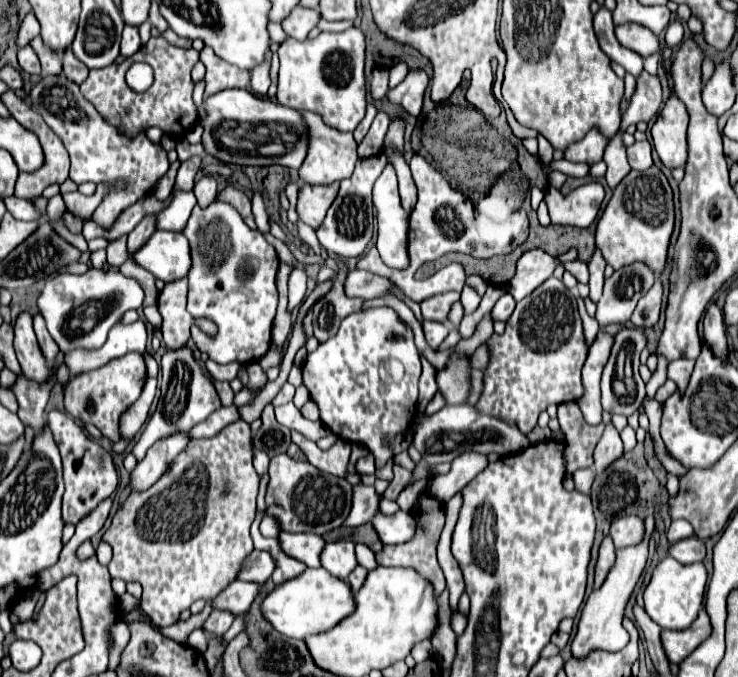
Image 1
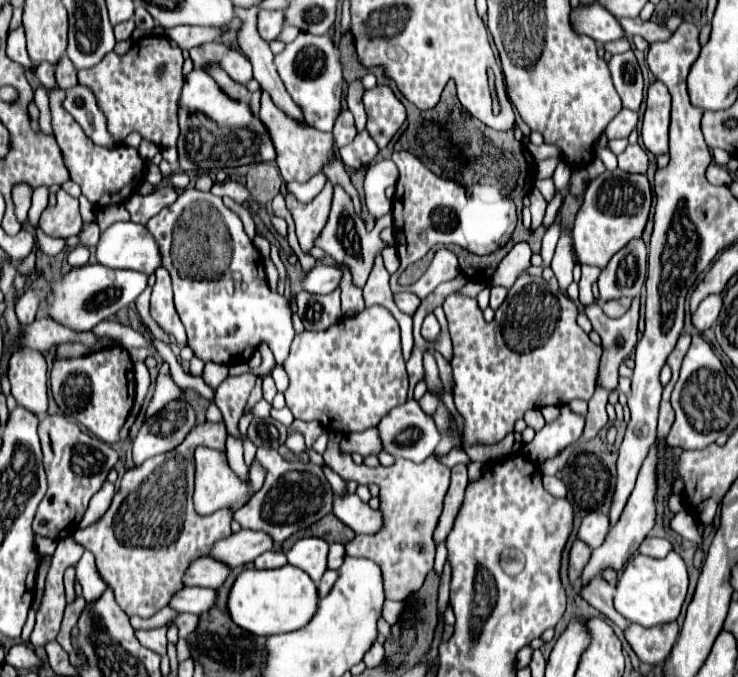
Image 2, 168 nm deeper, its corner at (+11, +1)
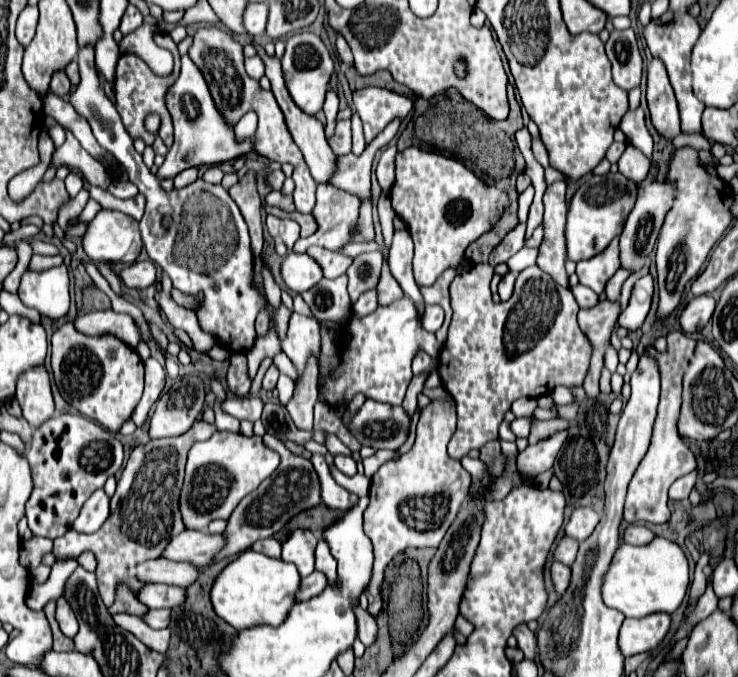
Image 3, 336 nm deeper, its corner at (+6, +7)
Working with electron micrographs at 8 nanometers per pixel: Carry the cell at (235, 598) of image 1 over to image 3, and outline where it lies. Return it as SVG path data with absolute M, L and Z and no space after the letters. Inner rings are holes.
M145 585L141 595L137 597L141 603L145 603L149 609L163 609L163 607L179 607L187 599L187 589L185 587L173 587L173 585Z

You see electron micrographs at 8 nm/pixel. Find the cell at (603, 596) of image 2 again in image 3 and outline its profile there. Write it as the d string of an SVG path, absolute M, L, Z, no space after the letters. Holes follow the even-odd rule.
M553 563L551 565L551 575L553 575L553 583L555 583L555 589L559 593L563 593L569 585L571 585L571 569L563 563Z

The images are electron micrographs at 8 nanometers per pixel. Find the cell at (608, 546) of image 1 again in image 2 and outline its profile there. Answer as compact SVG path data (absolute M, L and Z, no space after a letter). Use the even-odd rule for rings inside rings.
M576 539L570 547L570 555L568 555L568 577L570 581L576 581L584 569L584 565L590 559L590 547L584 545L584 541Z

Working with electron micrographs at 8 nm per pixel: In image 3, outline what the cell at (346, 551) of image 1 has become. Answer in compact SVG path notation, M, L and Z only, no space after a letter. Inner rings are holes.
M297 529L283 543L281 559L297 565L301 577L311 575L315 571L315 547L317 547L317 537L311 531Z

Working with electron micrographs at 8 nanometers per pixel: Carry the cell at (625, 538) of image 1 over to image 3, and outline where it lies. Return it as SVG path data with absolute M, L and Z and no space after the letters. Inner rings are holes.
M581 507L575 509L569 523L565 525L565 535L577 539L577 541L585 541L597 527L599 523L599 513L593 511L591 507Z

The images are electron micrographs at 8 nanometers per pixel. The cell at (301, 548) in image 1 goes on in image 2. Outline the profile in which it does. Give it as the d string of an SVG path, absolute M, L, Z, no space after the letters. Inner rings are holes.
M242 529L238 533L232 533L232 537L224 537L216 541L216 545L212 545L212 549L208 549L204 557L212 557L234 569L234 567L250 565L258 555L272 549L276 547L266 533Z

